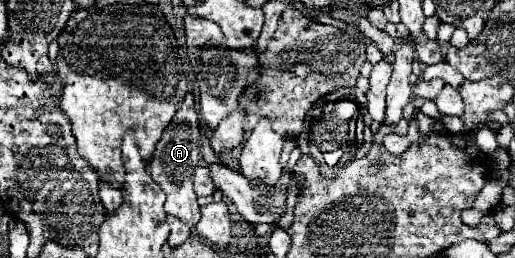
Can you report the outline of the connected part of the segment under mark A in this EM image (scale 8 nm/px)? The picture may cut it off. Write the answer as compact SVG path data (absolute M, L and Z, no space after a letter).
M188 93L186 99L182 101L182 107L178 109L178 113L170 121L170 125L164 129L162 139L156 143L154 155L148 161L150 177L154 177L154 181L158 181L158 185L162 185L162 189L166 193L164 211L182 219L188 225L196 225L200 219L200 207L196 203L196 193L192 189L192 175L194 175L194 169L200 165L200 159L202 159L200 123L198 123L198 113L194 107L194 97L192 97L192 93Z

